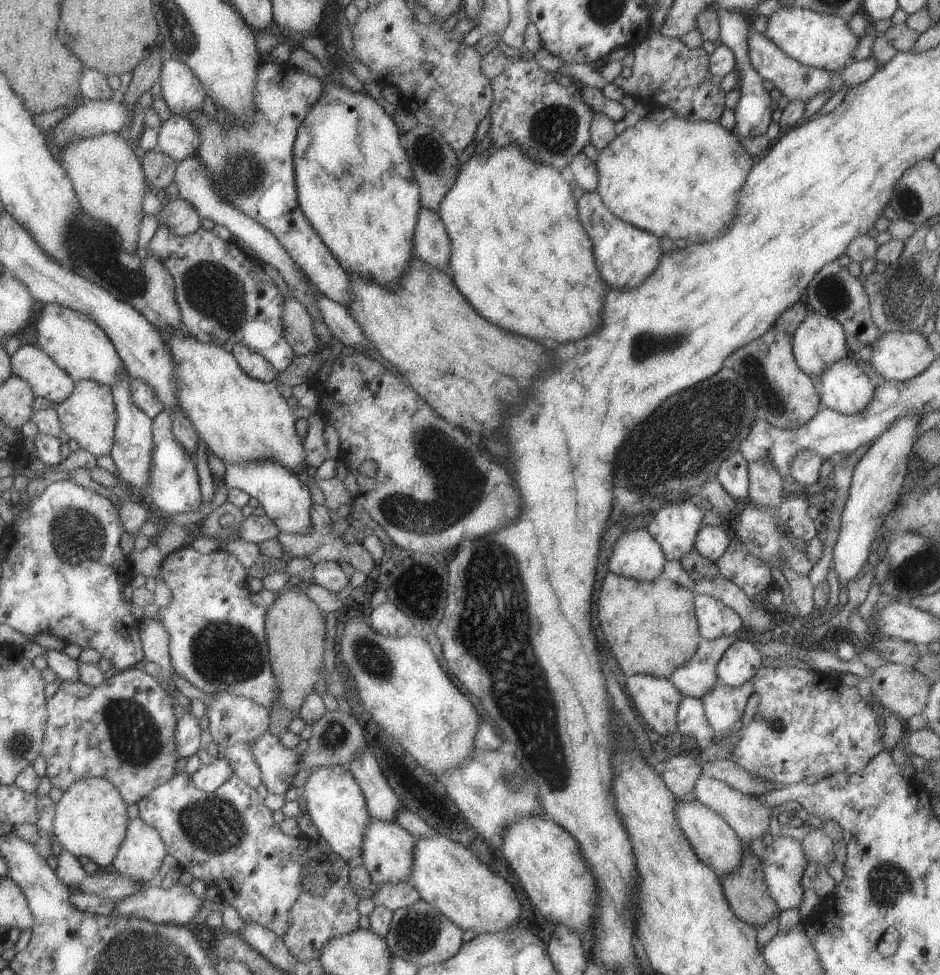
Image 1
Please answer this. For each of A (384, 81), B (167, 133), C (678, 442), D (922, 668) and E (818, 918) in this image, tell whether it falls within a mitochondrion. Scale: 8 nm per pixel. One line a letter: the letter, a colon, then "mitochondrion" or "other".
A: other
B: other
C: mitochondrion
D: other
E: other

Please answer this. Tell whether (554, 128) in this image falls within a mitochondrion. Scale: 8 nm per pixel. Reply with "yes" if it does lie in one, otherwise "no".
yes

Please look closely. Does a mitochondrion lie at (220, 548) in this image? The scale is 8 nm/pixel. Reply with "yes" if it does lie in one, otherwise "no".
no

